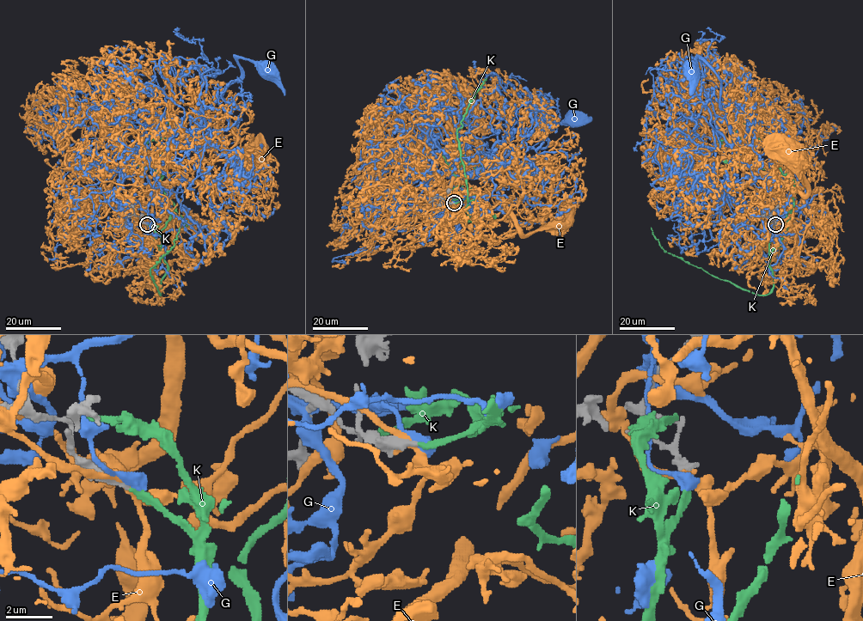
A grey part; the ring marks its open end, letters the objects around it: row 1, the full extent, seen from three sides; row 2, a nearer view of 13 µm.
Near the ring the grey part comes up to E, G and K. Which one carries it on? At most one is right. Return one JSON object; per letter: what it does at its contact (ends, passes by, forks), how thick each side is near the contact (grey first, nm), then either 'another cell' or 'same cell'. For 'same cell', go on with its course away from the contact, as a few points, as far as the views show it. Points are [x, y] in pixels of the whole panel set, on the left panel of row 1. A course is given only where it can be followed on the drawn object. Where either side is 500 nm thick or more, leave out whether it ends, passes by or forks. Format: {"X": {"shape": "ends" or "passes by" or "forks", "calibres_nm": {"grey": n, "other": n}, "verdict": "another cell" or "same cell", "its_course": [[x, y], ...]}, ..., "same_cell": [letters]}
{"E": {"calibres_nm": {"grey": 600, "other": 300}, "verdict": "another cell"}, "G": {"calibres_nm": {"grey": 380, "other": 600}, "verdict": "another cell"}, "K": {"shape": "ends", "calibres_nm": {"grey": 280, "other": 240}, "verdict": "same cell", "its_course": [[147, 224], [162, 253], [175, 208], [153, 167], [162, 152], [152, 131], [168, 122], [147, 149]]}, "same_cell": ["K"]}

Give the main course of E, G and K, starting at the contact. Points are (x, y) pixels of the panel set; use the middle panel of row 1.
E: (452, 202), (449, 216), (456, 218), (480, 197), (495, 197), (525, 235), (565, 220)
G: (453, 203), (426, 189), (434, 153), (462, 173), (490, 173), (512, 149), (544, 148), (547, 124), (577, 118)
K: (454, 203), (468, 197), (482, 220), (460, 206), (475, 164), (454, 151)

